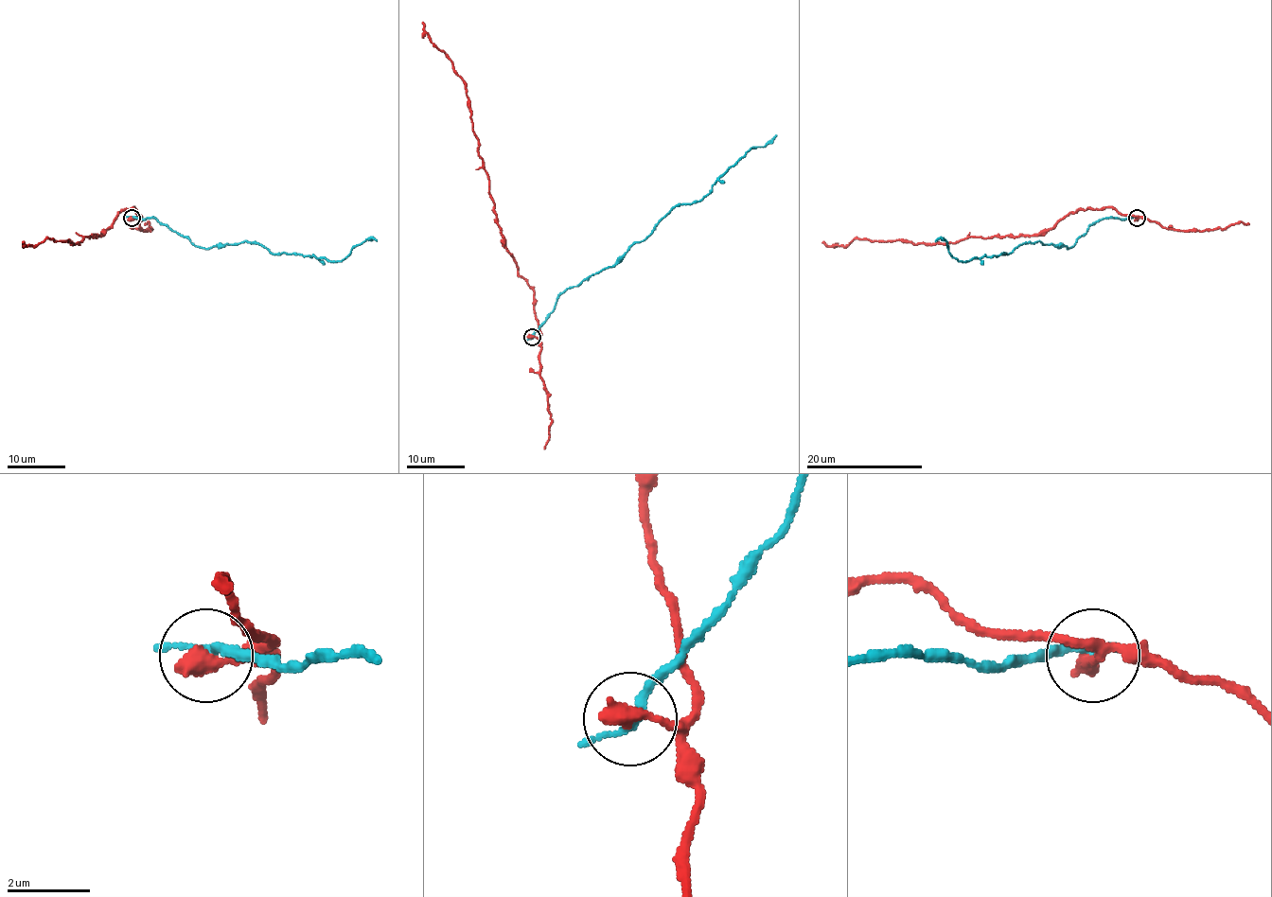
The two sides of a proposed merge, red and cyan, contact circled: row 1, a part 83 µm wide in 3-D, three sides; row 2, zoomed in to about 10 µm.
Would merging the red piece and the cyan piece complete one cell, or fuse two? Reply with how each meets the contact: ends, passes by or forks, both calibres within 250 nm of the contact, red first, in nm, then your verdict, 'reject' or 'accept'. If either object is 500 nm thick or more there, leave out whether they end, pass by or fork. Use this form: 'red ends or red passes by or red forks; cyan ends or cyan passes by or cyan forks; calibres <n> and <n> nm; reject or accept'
red ends; cyan passes by; calibres 480 and 170 nm; reject

